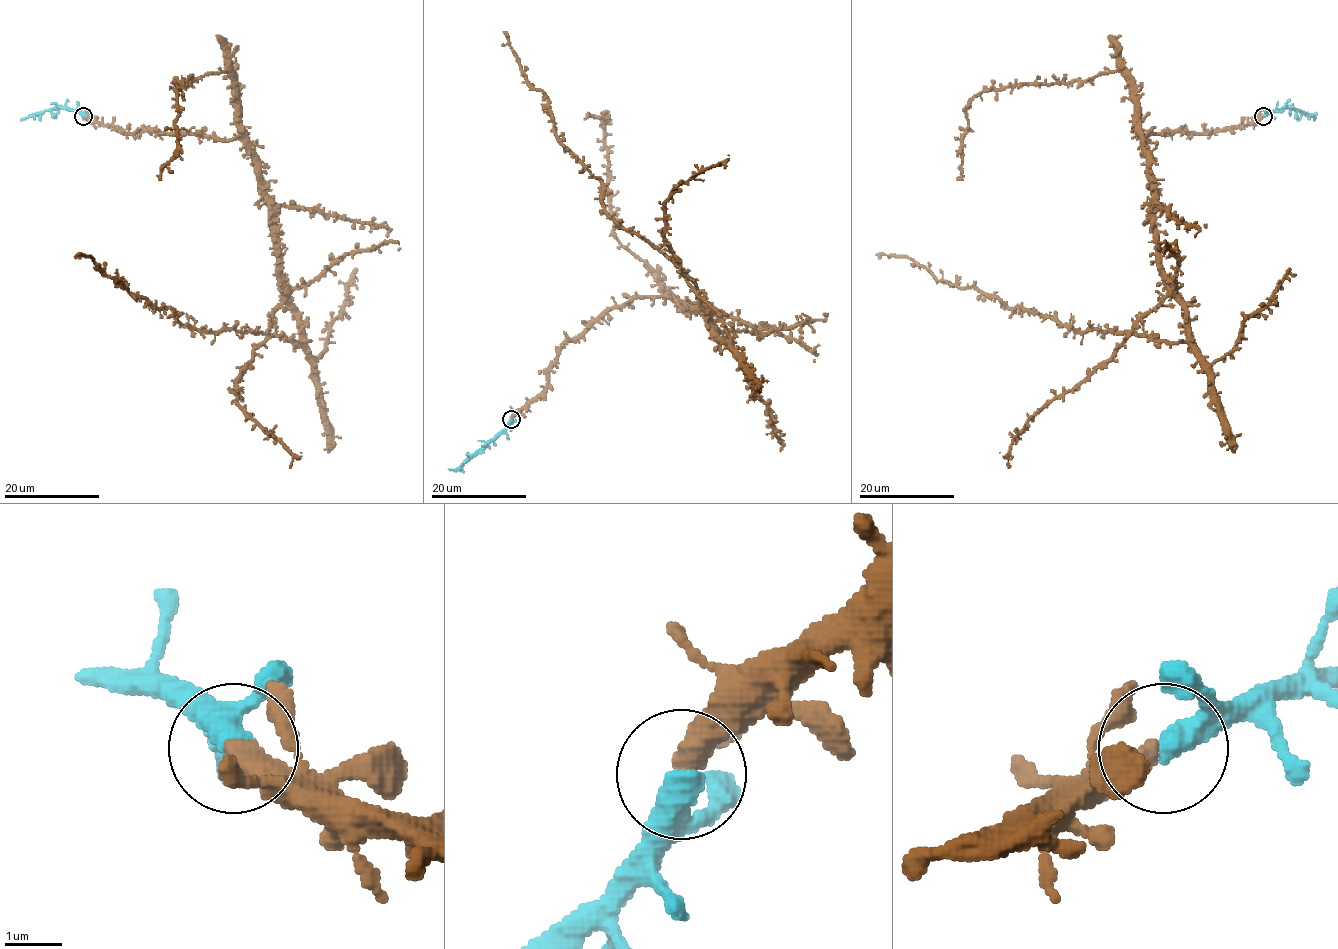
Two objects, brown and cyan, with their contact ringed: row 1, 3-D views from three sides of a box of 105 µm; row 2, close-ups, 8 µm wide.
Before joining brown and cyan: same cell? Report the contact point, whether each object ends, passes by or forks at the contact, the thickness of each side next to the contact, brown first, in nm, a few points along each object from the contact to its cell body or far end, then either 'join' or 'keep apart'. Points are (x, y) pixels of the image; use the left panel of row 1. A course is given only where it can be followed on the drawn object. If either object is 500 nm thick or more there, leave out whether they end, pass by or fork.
(83, 116) | brown ends | cyan ends | 440/480 nm | brown via (84, 116), (126, 132), (238, 138), (269, 208), (282, 300), (266, 332), (189, 330), (75, 255) | cyan via (84, 116), (77, 111), (53, 108), (21, 120) | join

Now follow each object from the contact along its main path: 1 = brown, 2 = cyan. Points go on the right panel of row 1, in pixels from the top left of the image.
1: (1262, 116), (1229, 130), (1141, 138), (1167, 295), (1133, 332), (1068, 330), (939, 281), (907, 257), (876, 255)
2: (1263, 116), (1293, 108), (1306, 112), (1313, 120)

